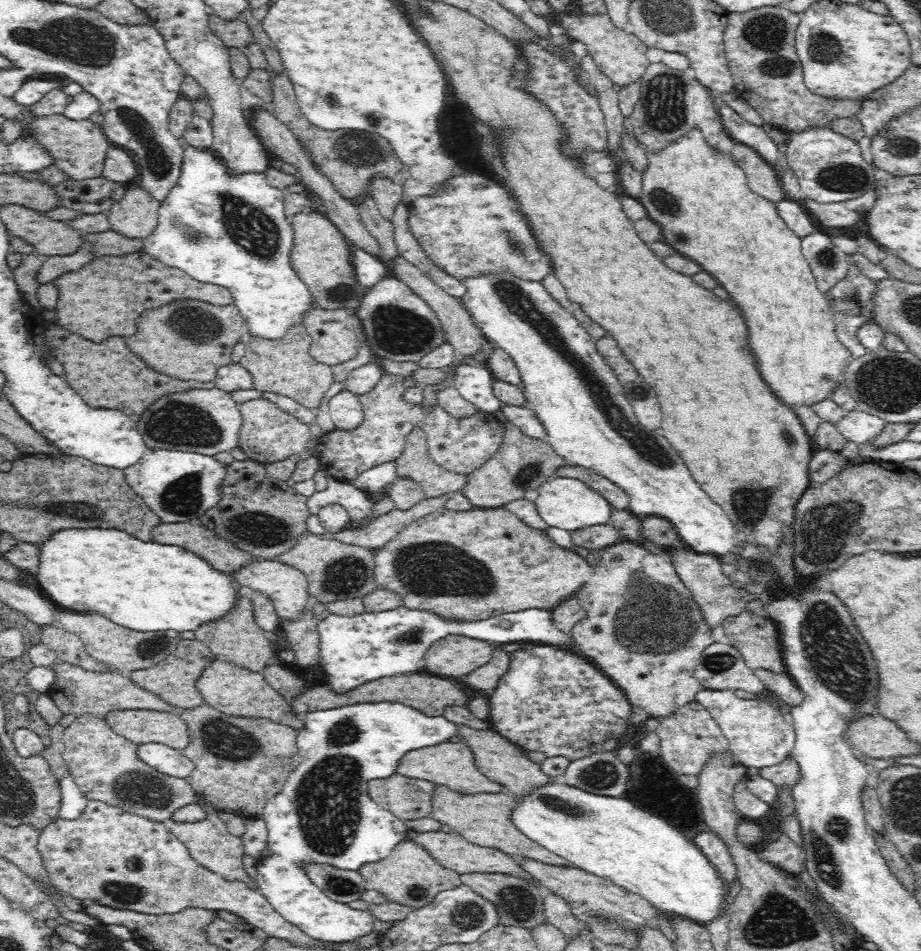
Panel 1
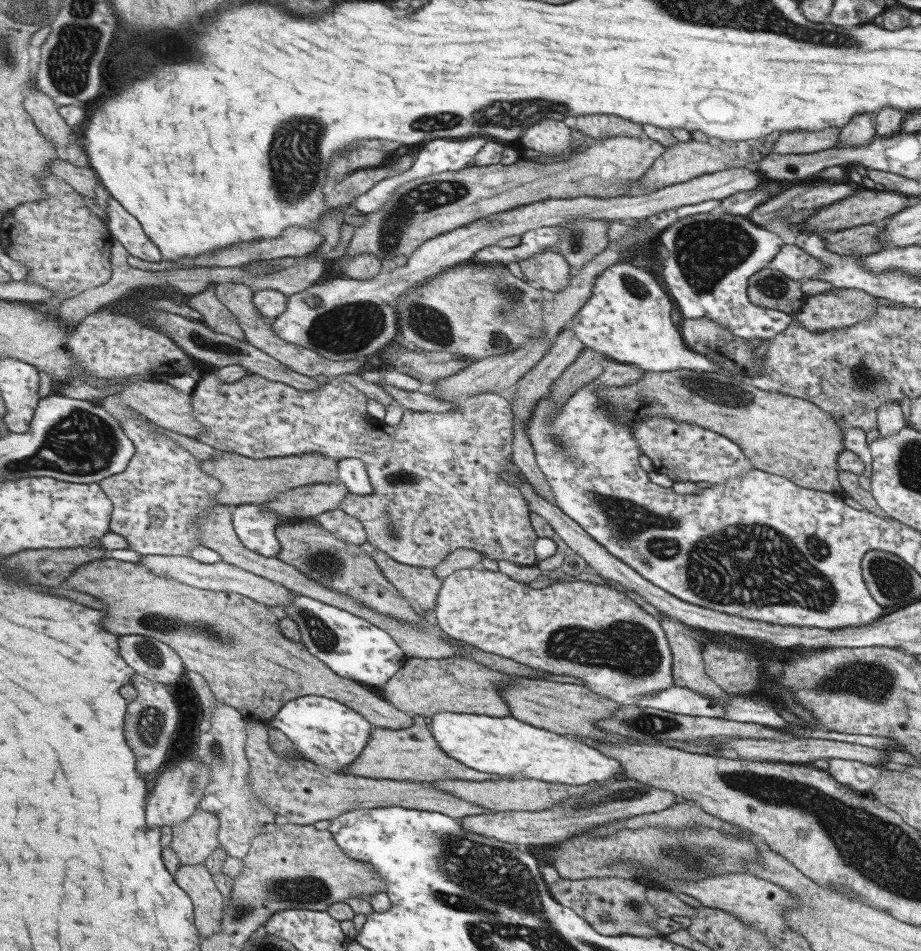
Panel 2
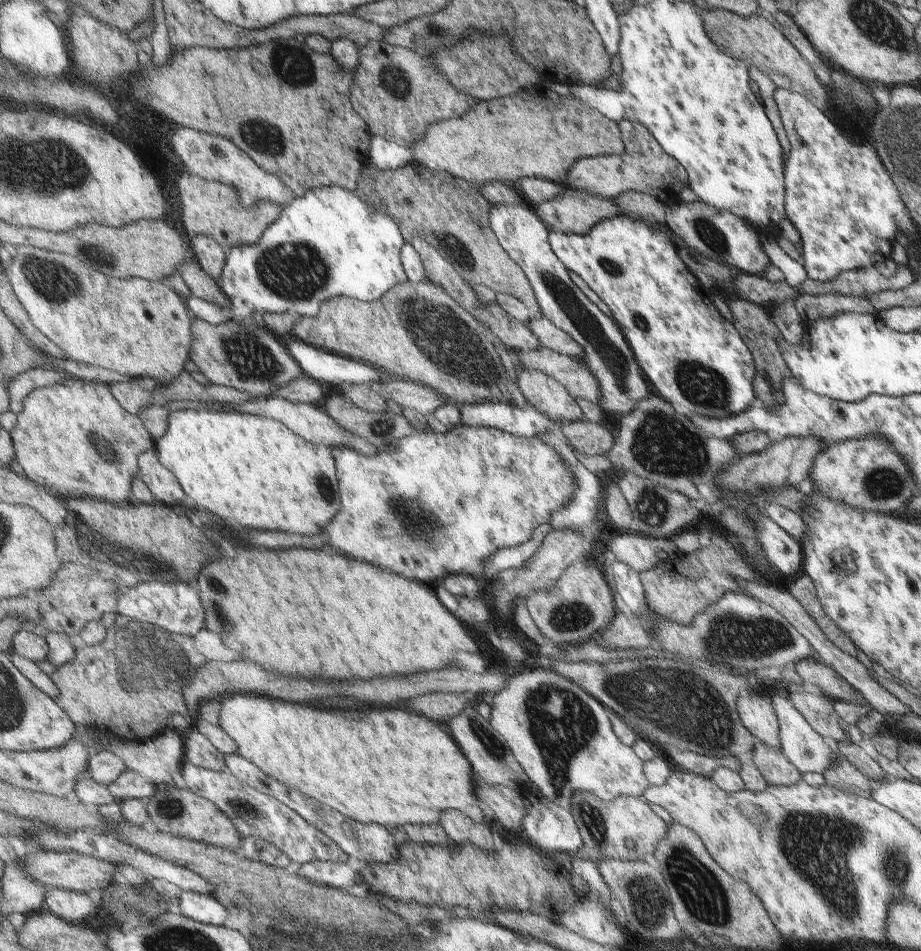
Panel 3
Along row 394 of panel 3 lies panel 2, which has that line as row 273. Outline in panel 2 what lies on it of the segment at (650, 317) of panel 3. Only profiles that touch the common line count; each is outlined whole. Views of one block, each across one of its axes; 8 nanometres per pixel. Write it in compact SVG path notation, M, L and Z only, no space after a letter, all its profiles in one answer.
M721 212L681 218L665 232L657 234L657 238L659 248L669 252L661 264L661 280L671 298L679 304L681 318L711 318L713 322L729 328L737 338L747 340L773 338L791 326L793 316L781 310L755 306L747 296L747 280L769 266L781 250L781 238L773 232L761 230L739 216Z

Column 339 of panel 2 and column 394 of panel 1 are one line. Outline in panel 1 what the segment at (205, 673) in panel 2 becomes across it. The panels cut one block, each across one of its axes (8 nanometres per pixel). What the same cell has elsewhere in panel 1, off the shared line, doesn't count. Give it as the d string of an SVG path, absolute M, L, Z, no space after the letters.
M412 672L412 674L396 674L396 676L380 676L374 678L350 692L350 700L356 702L408 702L416 710L422 710L428 716L442 716L450 706L466 706L466 694L442 676L434 676L430 672Z

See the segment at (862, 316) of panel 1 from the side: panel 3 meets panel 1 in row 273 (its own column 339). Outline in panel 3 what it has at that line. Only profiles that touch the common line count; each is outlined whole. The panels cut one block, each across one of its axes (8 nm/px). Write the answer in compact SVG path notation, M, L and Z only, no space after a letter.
M187 762L183 766L183 776L191 790L213 800L225 814L229 814L233 818L233 822L239 828L239 832L243 834L243 838L245 836L263 838L263 840L275 844L289 858L297 860L301 866L311 864L311 862L347 862L347 860L351 860L347 856L347 852L335 840L331 840L323 830L319 830L311 822L307 822L307 818L297 814L297 810L293 810L279 798L273 798L273 796L257 790L255 786L243 782L229 768L215 772L215 770L199 768L199 766Z

